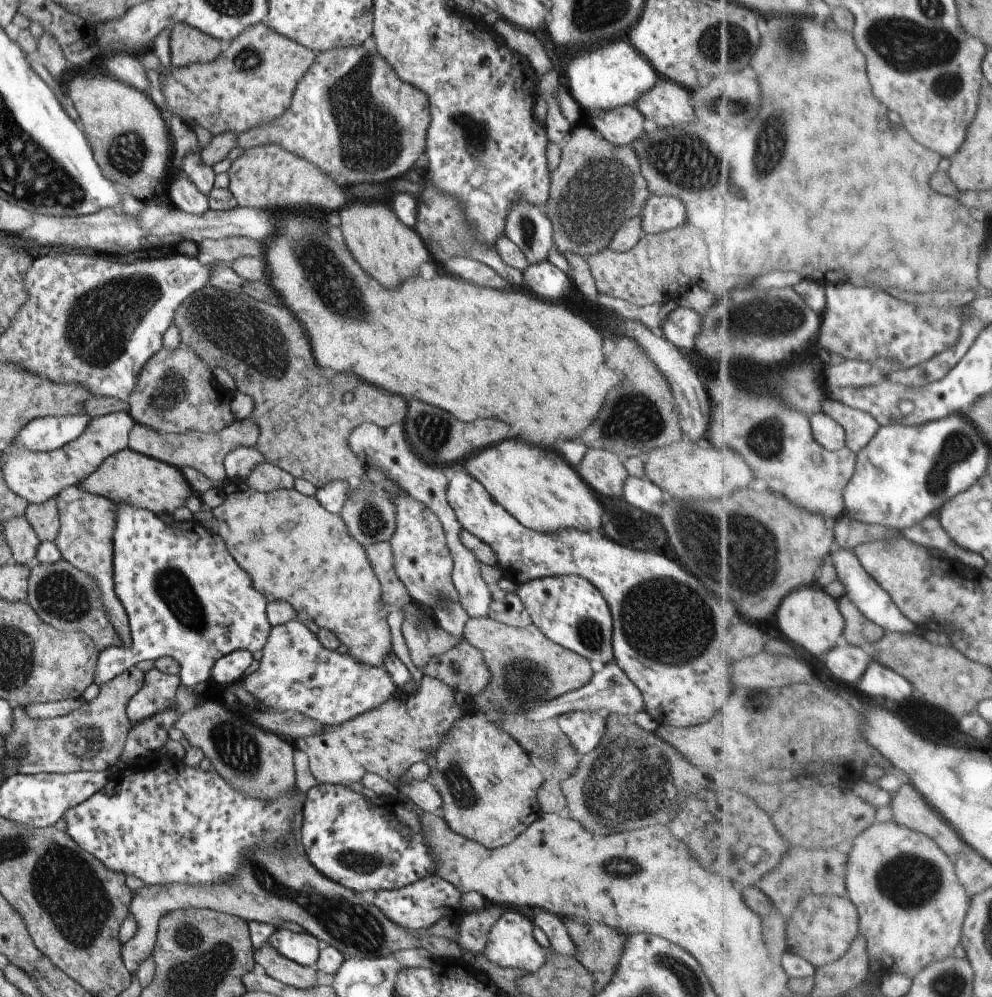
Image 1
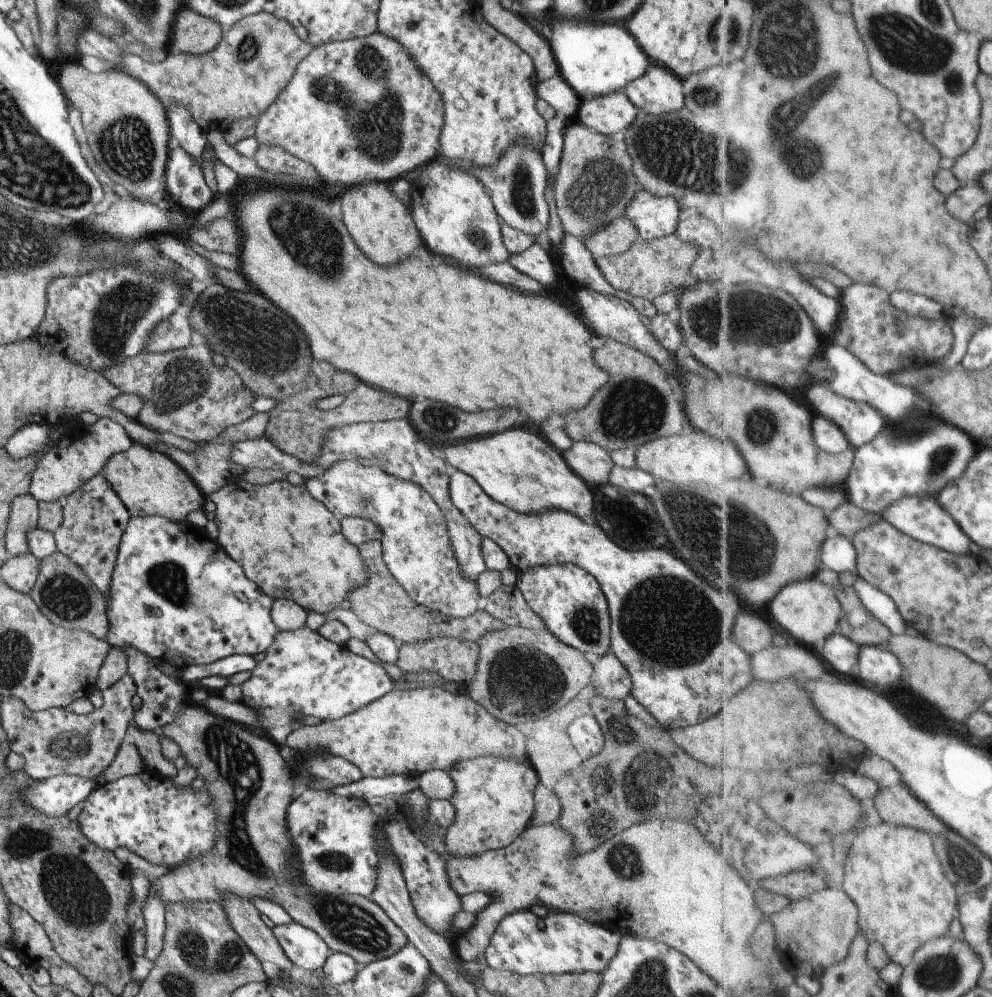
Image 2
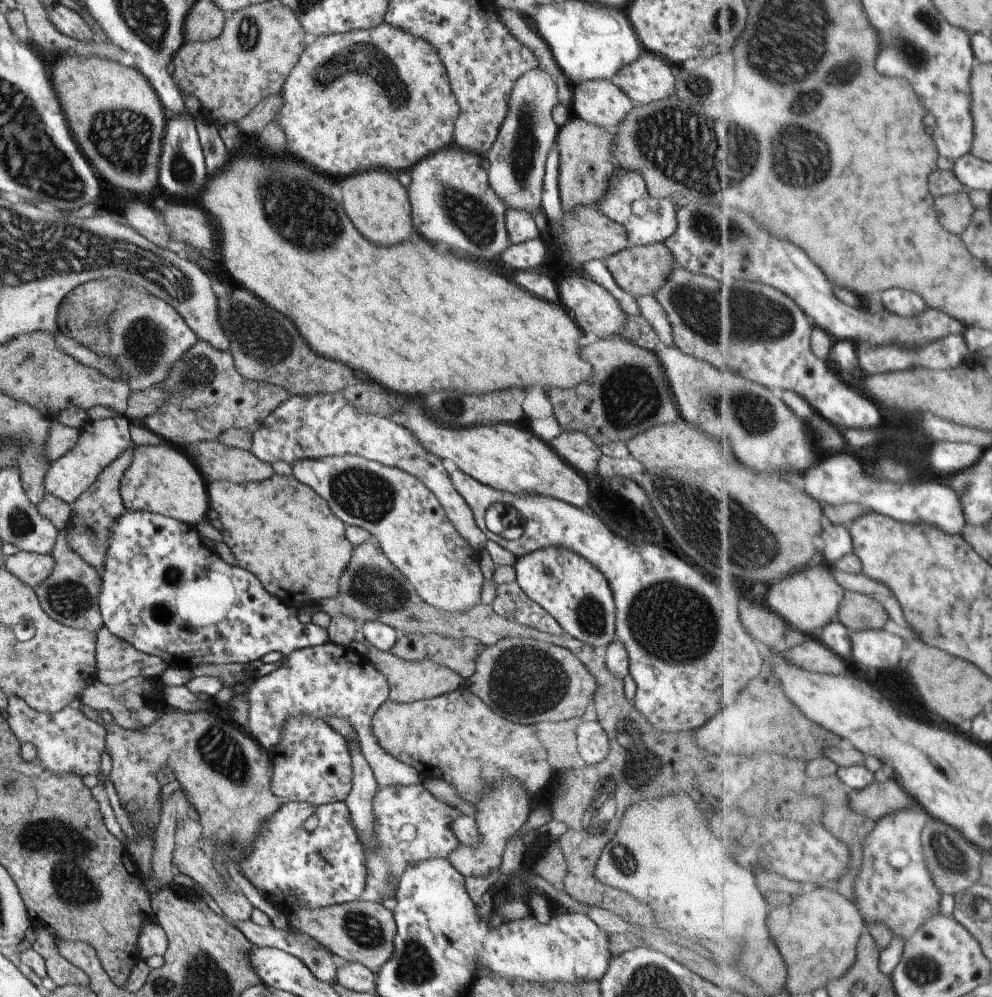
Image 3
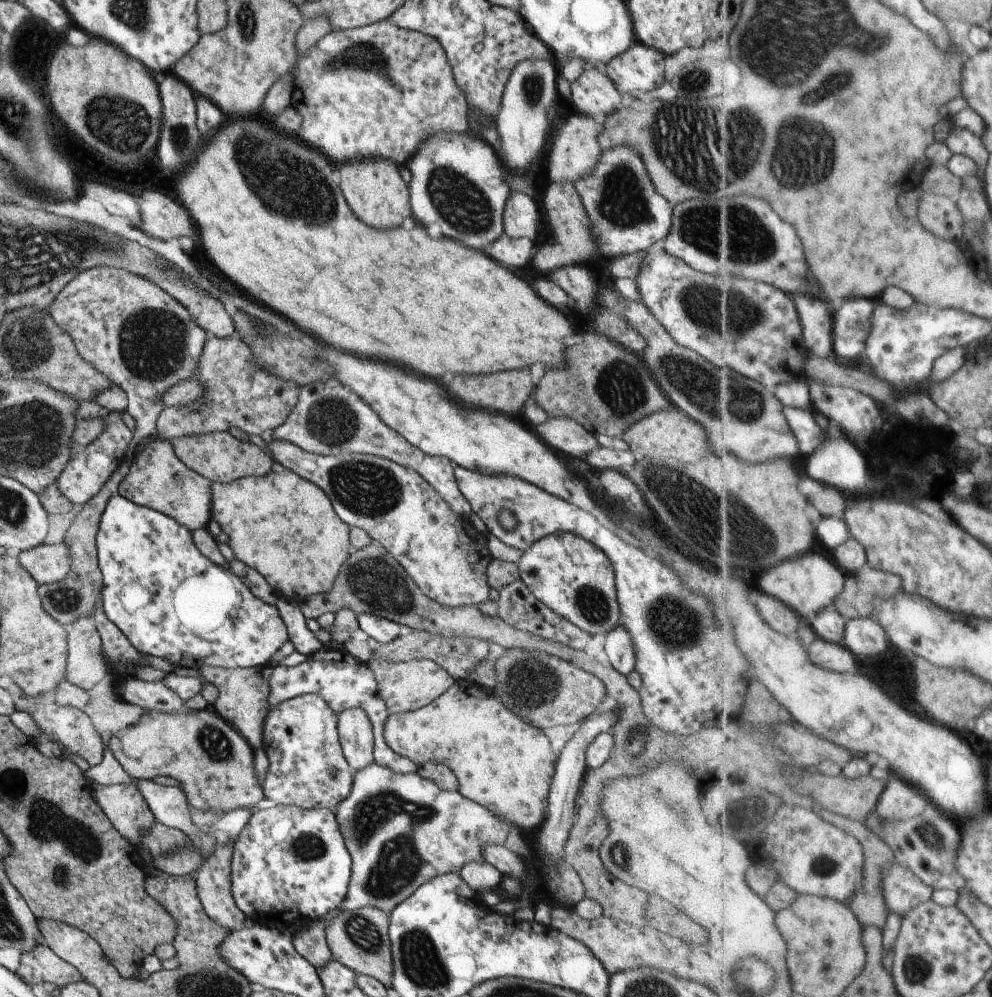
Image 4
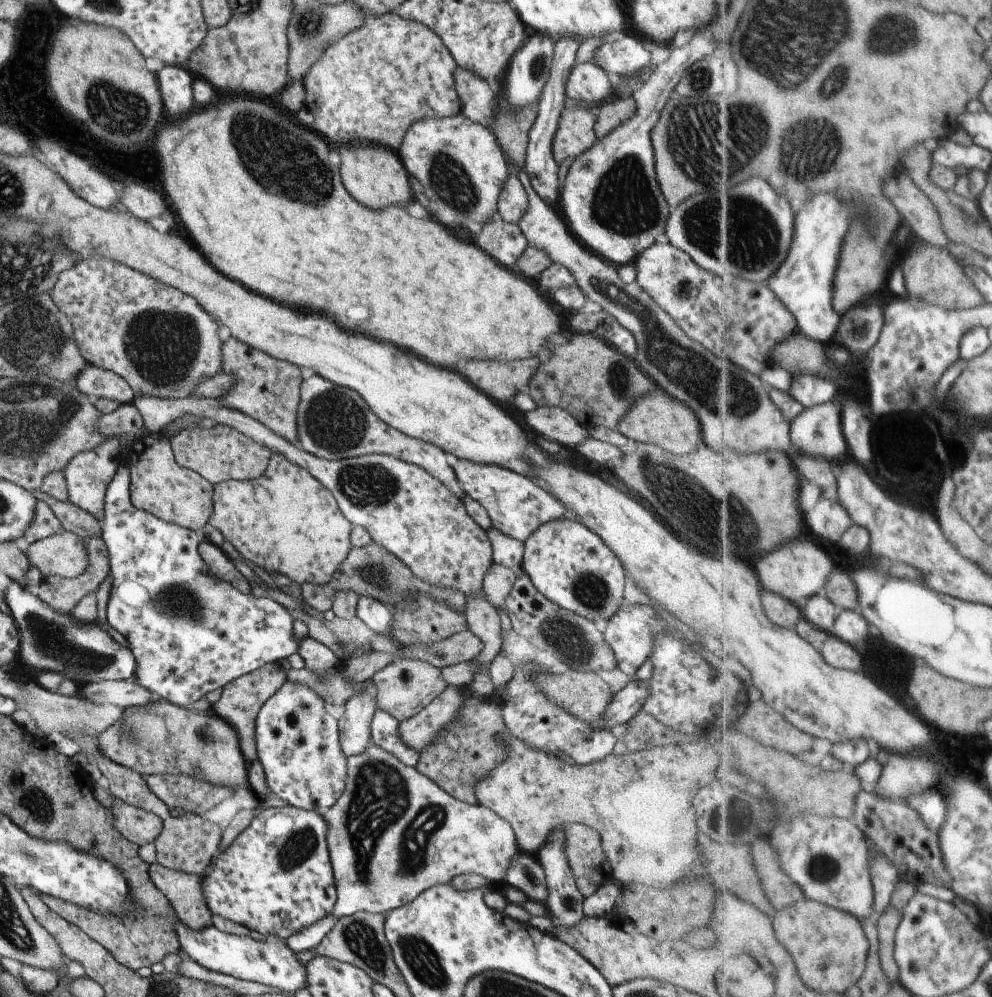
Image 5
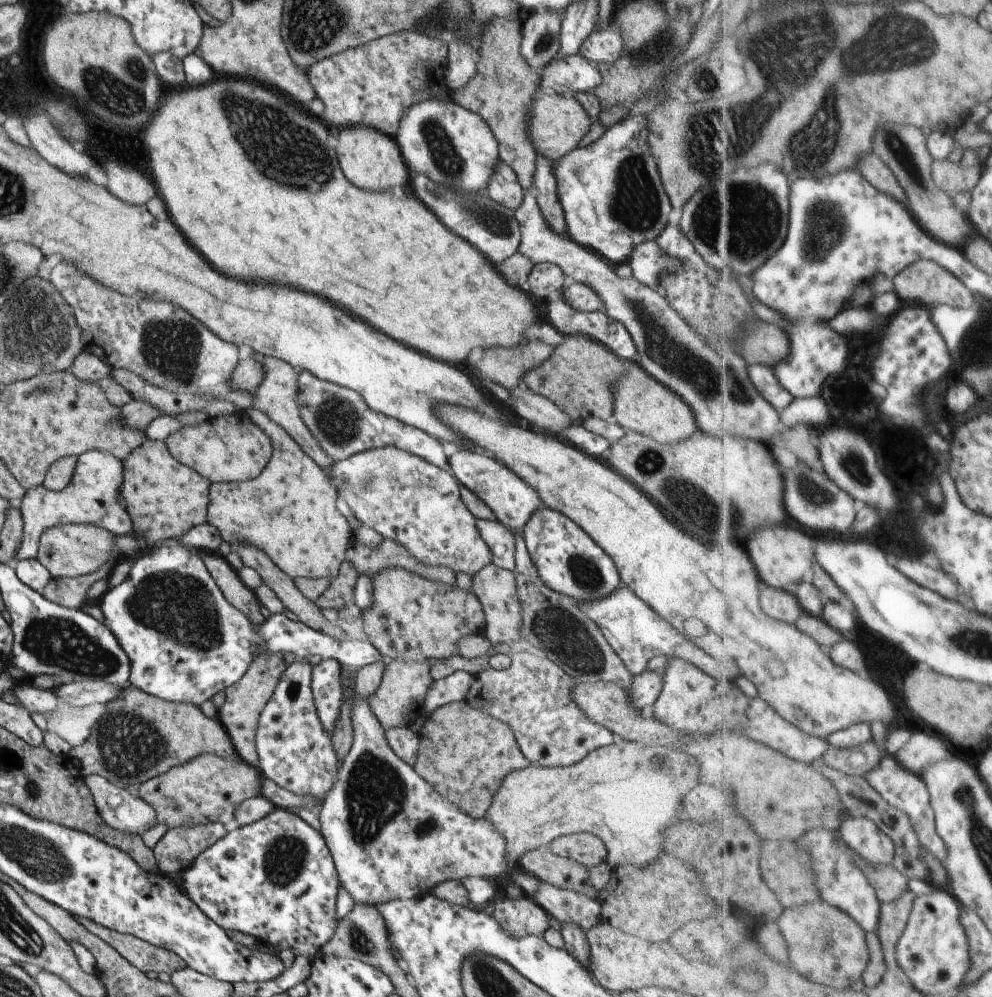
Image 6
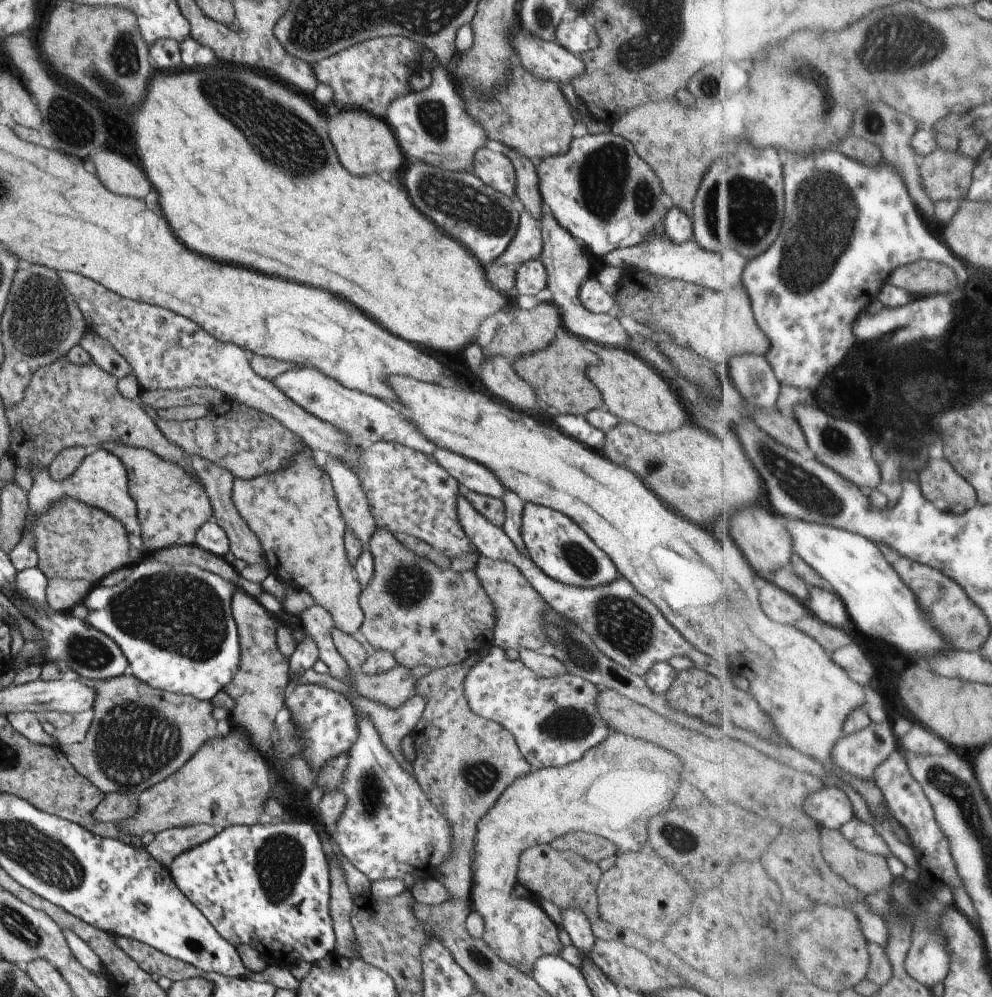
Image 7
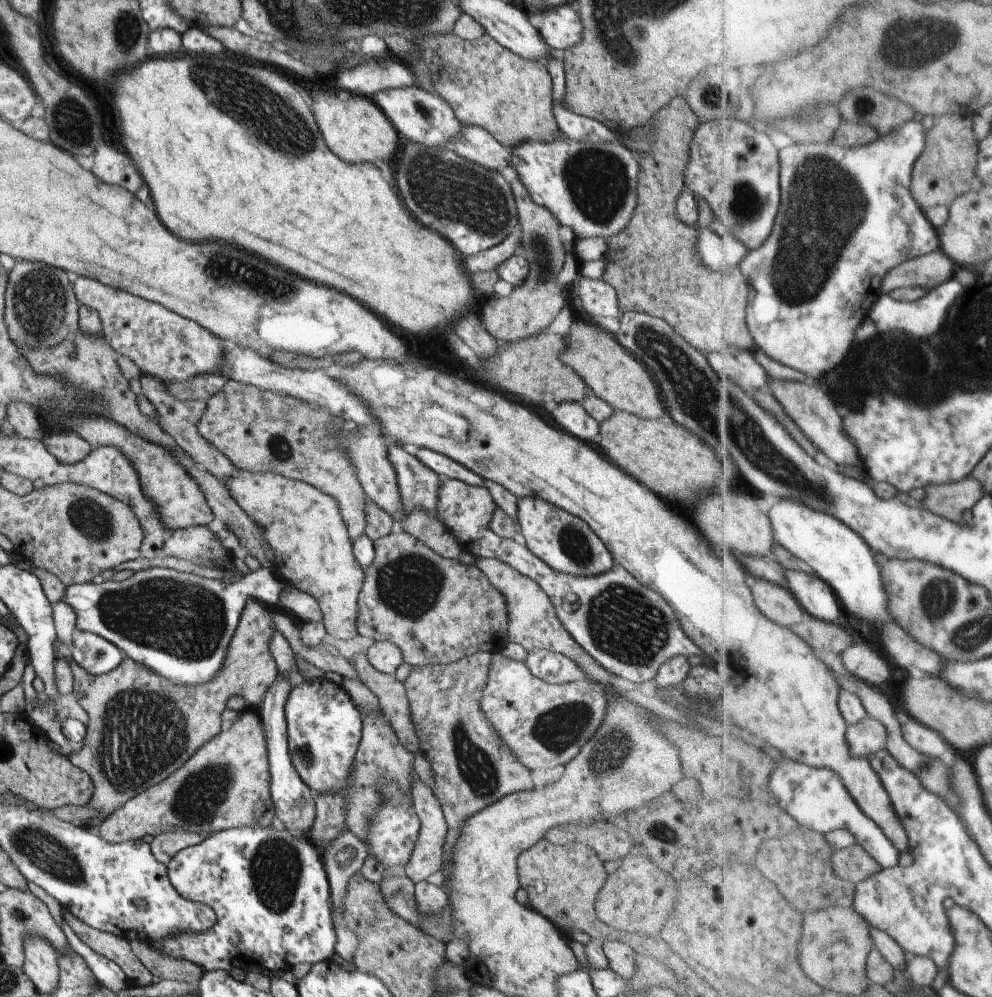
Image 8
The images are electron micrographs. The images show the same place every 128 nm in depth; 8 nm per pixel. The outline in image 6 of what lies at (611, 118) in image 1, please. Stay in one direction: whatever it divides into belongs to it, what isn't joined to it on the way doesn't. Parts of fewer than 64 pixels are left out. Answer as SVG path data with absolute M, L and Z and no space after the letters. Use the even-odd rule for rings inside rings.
M578 52L563 58L555 54L537 73L540 88L551 88L554 94L565 97L590 93L601 82L596 65Z

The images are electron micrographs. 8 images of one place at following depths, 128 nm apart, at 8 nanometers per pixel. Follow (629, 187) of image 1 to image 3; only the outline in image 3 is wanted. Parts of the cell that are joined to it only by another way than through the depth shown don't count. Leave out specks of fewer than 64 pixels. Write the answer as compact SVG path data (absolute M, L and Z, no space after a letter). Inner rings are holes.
M570 115L563 125L558 127L555 136L557 145L557 182L558 196L563 212L573 212L577 206L595 207L609 188L609 178L621 166L611 156L613 129L586 123Z

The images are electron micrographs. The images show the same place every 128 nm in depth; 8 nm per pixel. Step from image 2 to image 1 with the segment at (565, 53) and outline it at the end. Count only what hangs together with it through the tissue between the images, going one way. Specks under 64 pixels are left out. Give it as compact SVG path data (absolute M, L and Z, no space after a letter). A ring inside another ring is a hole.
M626 37L609 40L589 52L583 48L581 52L569 55L565 69L568 93L580 107L583 117L610 112L627 104L635 107L635 100L653 88L657 77L649 61L631 46Z

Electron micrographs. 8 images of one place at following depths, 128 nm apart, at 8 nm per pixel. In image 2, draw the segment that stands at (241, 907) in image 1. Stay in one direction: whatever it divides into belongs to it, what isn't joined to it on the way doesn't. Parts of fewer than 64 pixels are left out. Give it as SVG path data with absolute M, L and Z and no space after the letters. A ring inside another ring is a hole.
M187 703L173 722L163 724L157 732L158 736L173 740L179 748L179 754L185 759L185 764L193 766L195 776L202 778L203 788L211 796L211 804L215 810L217 838L213 840L211 852L191 862L183 862L169 874L163 874L151 882L149 894L159 896L164 905L187 900L194 904L211 900L219 905L225 894L235 894L247 901L253 898L271 900L279 904L293 922L320 936L332 952L346 954L360 965L387 958L401 950L407 942L406 936L377 903L361 895L313 896L303 884L295 882L295 876L289 872L289 866L297 864L297 856L293 856L296 850L291 844L285 826L285 810L292 801L294 775L289 772L288 765L279 755L279 745L274 739L259 738L257 734L244 730L239 723L216 717L198 704Z

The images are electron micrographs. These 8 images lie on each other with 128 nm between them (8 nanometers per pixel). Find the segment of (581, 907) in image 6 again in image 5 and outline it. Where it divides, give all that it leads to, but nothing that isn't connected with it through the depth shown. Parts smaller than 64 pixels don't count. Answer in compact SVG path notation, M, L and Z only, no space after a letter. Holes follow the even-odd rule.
M517 853L509 866L503 880L521 890L528 900L545 904L547 900L547 884L545 874L534 856Z

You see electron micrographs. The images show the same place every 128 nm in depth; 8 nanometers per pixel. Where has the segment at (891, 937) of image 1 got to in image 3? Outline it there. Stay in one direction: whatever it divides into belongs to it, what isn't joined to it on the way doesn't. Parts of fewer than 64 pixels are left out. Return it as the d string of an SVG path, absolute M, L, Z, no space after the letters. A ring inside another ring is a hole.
M916 800L911 804L914 806L876 822L863 846L863 868L855 882L855 900L864 920L869 924L881 922L889 926L894 936L901 936L905 941L937 914L943 894L933 882L921 840L929 814Z

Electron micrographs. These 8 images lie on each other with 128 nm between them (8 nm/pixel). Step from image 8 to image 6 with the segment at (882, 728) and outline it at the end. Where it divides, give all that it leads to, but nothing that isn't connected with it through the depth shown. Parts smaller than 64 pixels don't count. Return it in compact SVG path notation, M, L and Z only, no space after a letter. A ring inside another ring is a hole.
M873 740L855 748L837 748L828 744L825 754L821 756L821 761L829 764L831 768L843 771L844 774L865 779L865 776L873 768L877 768L881 760L888 755L883 749L879 750Z

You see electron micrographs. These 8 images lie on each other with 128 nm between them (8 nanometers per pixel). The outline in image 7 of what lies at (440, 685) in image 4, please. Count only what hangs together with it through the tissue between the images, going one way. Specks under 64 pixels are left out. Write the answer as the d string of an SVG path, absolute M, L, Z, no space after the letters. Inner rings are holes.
M395 665L387 672L371 676L353 670L351 678L356 691L363 698L393 710L415 695L416 678L401 665Z

